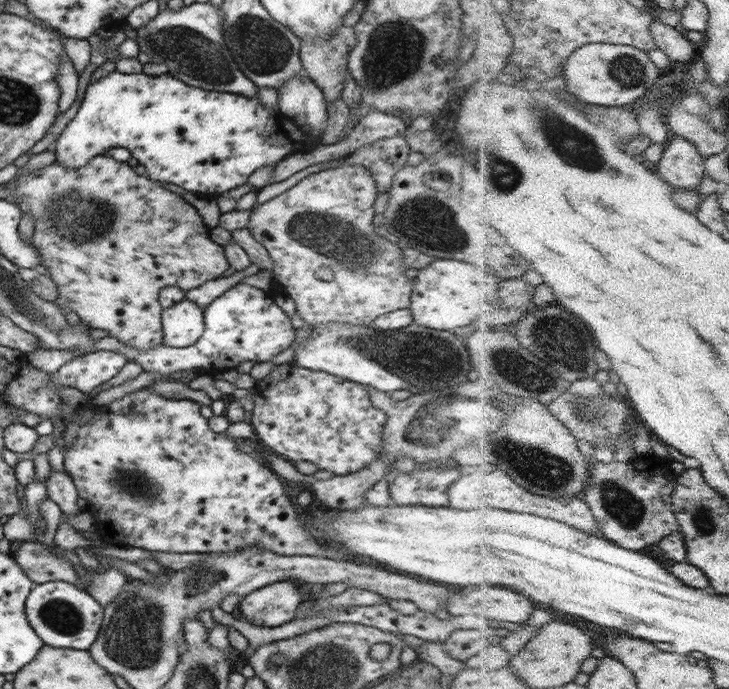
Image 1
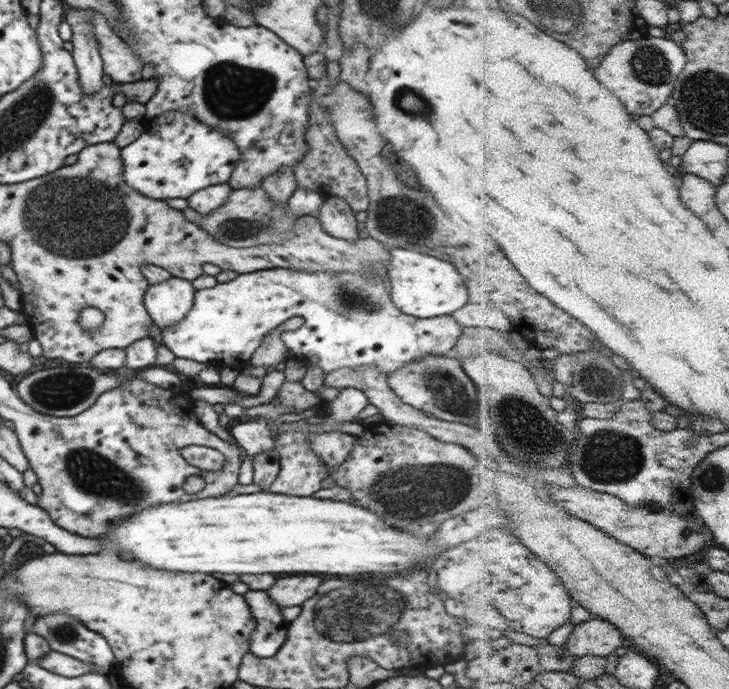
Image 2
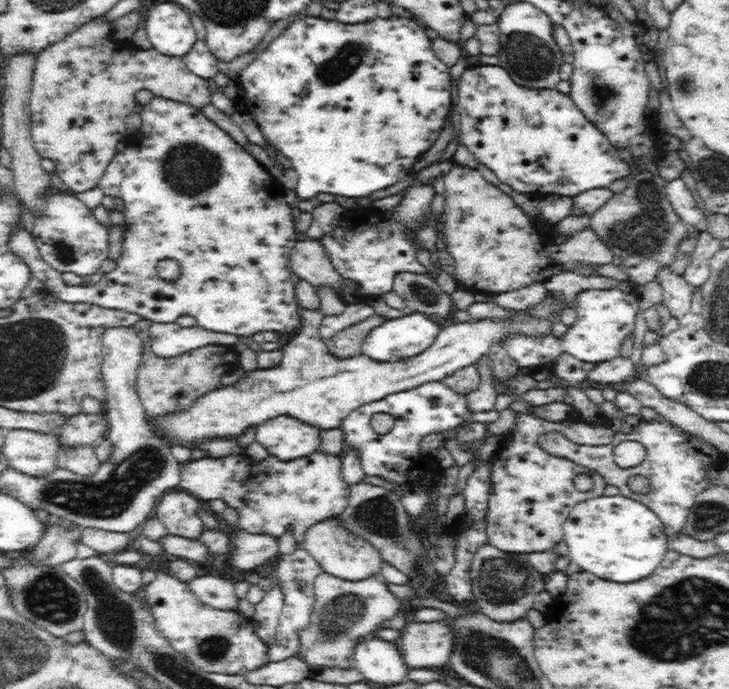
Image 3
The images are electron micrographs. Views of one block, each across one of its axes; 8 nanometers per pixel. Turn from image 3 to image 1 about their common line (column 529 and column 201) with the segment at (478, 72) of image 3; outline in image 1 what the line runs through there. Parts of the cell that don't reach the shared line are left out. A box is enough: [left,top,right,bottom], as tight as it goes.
[53,70,317,194]

